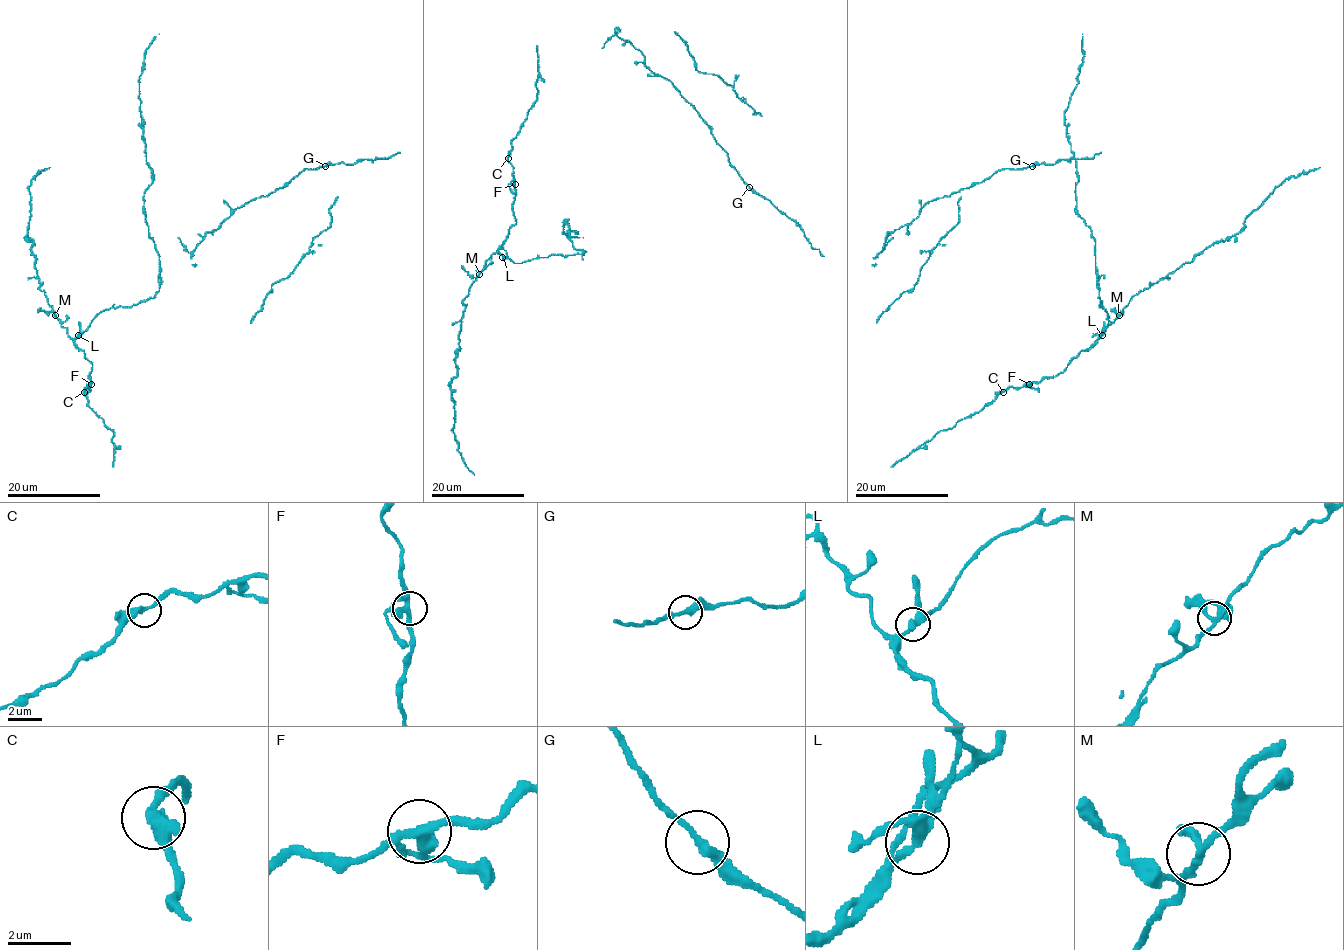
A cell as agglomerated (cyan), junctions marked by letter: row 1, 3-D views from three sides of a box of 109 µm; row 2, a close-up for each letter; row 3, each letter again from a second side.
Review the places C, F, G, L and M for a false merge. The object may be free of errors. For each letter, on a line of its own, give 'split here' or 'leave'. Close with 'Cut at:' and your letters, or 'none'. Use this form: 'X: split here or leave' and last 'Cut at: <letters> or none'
C: leave
F: leave
G: leave
L: leave
M: leave
Cut at: none

